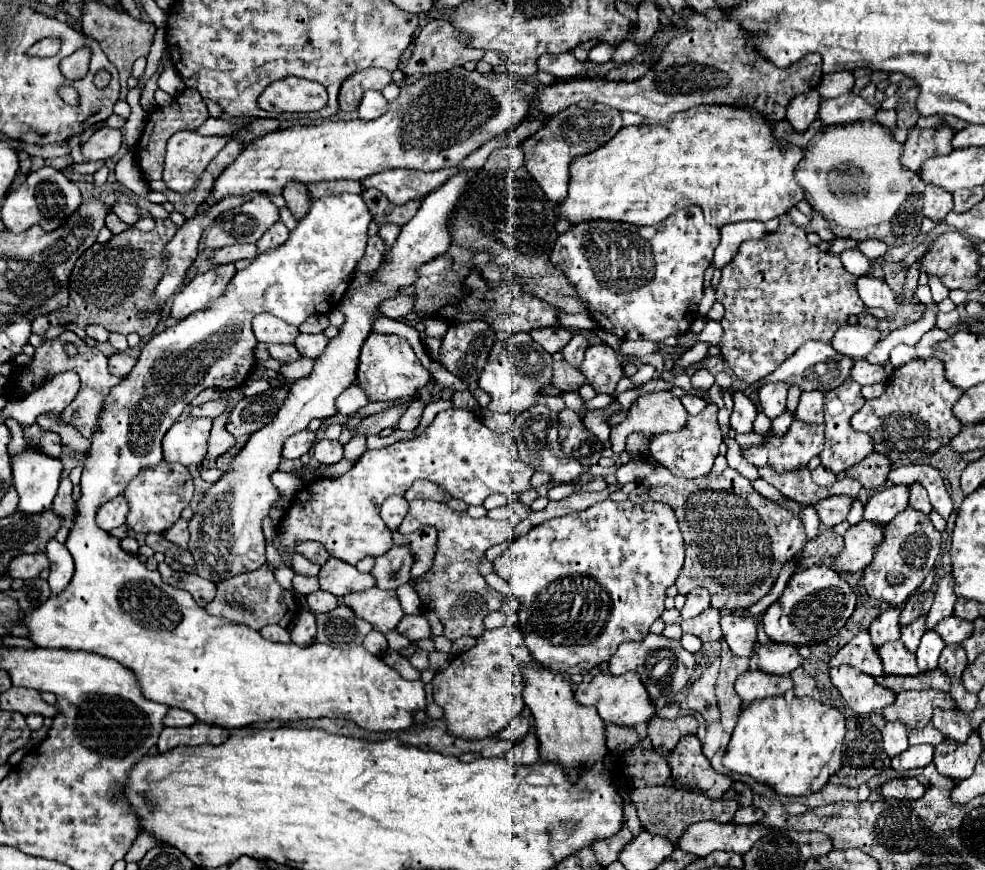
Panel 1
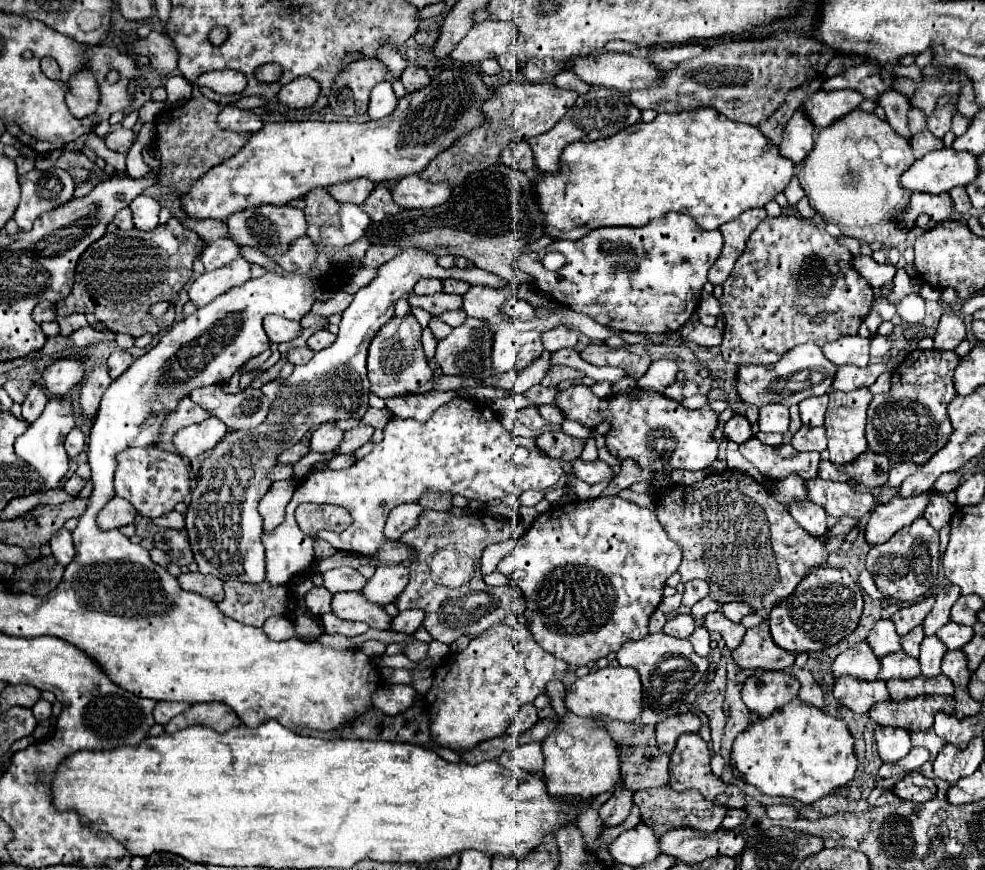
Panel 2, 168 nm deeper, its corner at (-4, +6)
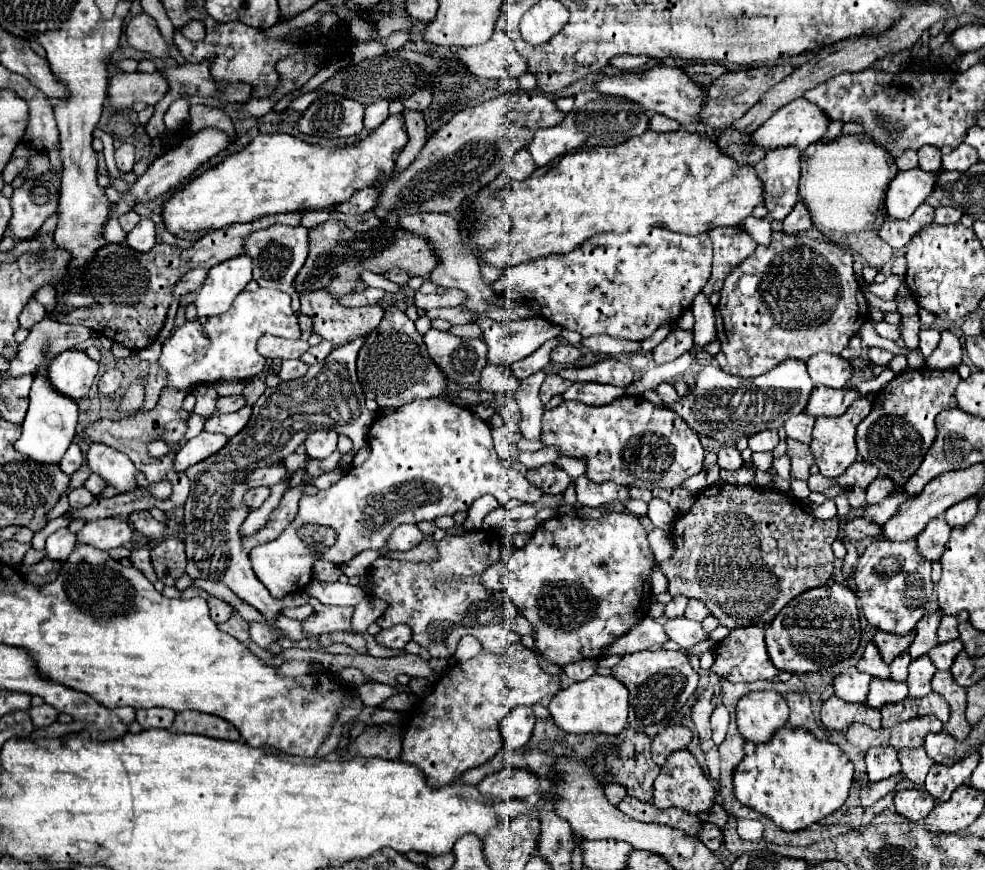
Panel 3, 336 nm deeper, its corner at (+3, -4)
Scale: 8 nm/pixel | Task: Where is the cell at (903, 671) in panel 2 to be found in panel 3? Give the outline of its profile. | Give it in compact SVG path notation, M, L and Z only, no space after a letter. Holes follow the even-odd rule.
M873 678L869 684L869 696L867 702L873 708L881 708L887 702L899 702L905 700L909 694L909 688L905 682L897 682L893 678Z

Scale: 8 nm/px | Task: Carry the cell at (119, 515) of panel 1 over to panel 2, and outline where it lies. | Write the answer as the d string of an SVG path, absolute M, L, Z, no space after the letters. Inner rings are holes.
M114 496L96 516L96 524L102 530L114 530L114 528L122 528L132 524L136 518L136 510L132 508L132 504L124 498Z

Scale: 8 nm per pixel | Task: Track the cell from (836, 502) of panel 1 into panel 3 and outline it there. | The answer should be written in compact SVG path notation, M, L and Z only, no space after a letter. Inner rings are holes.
M901 490L899 494L889 496L889 498L885 498L885 500L879 502L879 504L865 506L865 510L863 510L863 518L873 520L875 524L885 524L885 520L889 520L889 518L897 512L899 504L903 504L905 500L907 500L907 496L905 496L903 490Z

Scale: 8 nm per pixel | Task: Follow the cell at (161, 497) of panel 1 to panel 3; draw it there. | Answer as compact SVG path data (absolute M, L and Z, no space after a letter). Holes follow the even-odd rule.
M93 442L87 452L87 464L89 468L99 474L107 486L113 486L117 494L129 494L141 488L137 484L137 466L131 462L131 458L123 452L113 450L107 444Z

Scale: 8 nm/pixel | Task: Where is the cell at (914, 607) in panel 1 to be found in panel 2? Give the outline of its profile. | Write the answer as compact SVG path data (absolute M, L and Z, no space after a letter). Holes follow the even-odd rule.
M930 596L930 598L922 598L922 600L920 600L918 604L914 604L914 606L900 608L898 612L894 612L894 614L892 614L892 622L894 622L898 634L900 634L900 636L906 636L912 628L920 626L920 624L924 622L924 618L930 614L932 606L934 606L934 598Z

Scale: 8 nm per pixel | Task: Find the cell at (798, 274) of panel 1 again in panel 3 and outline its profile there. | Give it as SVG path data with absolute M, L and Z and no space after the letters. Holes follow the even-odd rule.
M771 232L771 242L755 248L755 252L733 268L729 278L725 278L721 300L715 308L717 340L721 344L715 360L725 372L733 372L741 378L753 378L765 374L785 358L809 360L817 352L841 354L867 316L869 304L863 292L859 292L859 282L853 274L853 256L847 248L829 240Z

